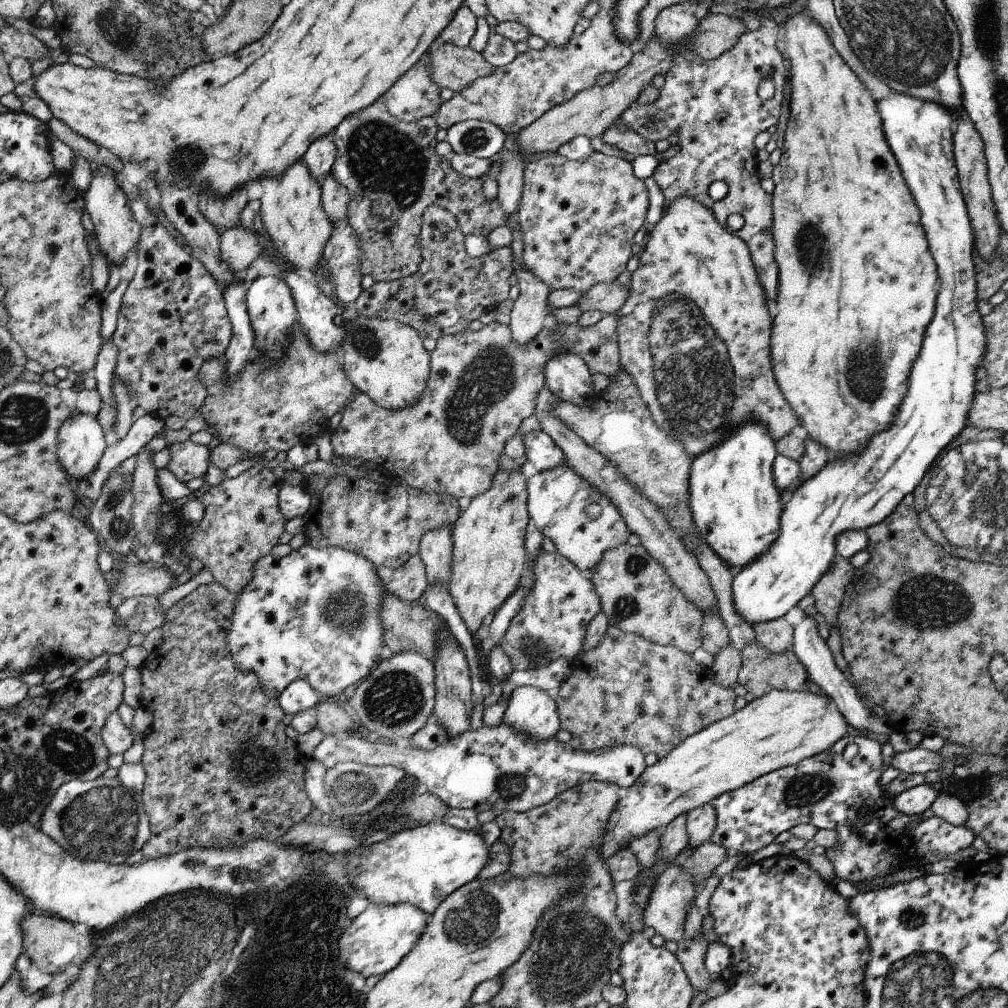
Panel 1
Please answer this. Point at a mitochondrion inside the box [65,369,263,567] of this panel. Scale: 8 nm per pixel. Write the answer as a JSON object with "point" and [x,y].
{"point":[117,495]}

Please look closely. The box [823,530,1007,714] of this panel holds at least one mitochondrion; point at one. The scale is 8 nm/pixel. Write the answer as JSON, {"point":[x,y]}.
{"point":[929,603]}

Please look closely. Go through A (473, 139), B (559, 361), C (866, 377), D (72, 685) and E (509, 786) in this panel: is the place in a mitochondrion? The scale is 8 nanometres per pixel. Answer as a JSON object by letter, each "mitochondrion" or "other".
{"A":"mitochondrion","B":"other","C":"mitochondrion","D":"other","E":"mitochondrion"}

